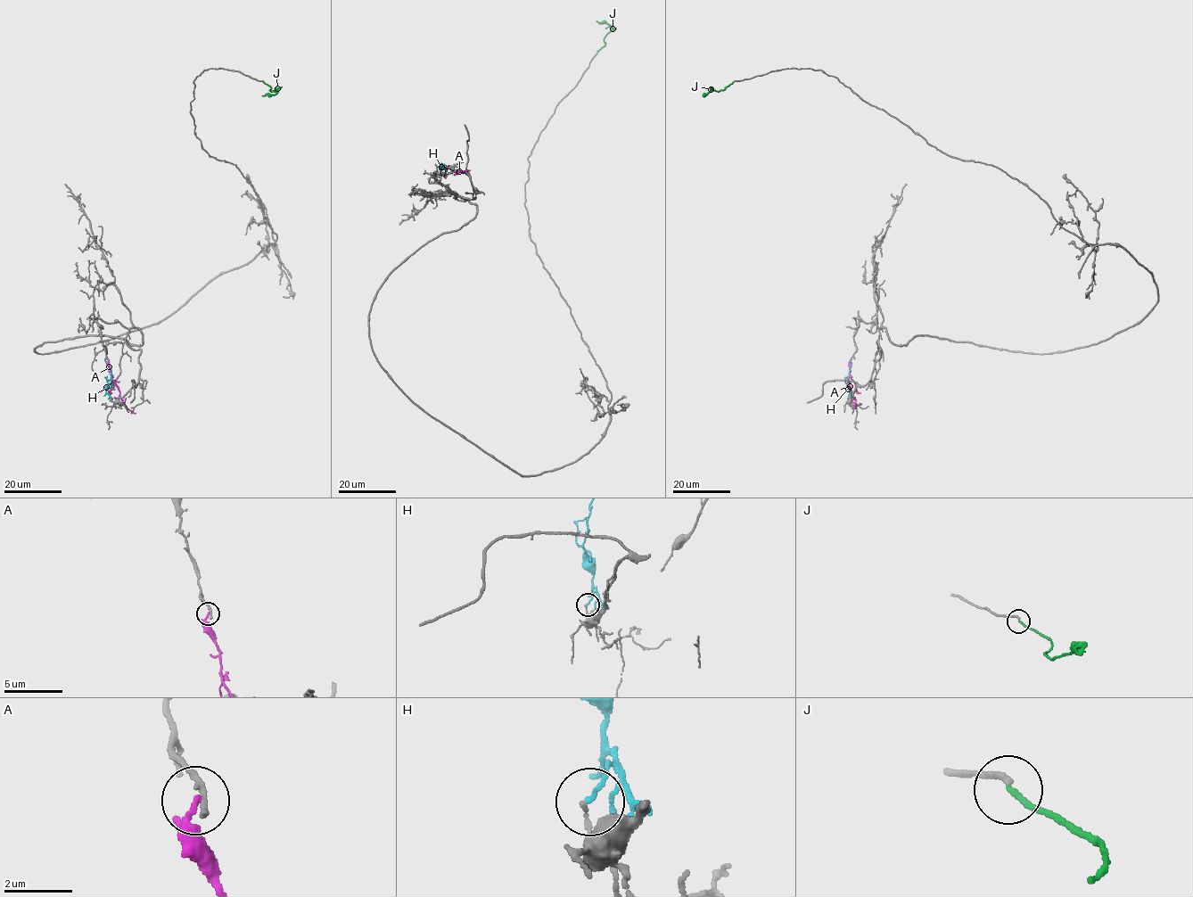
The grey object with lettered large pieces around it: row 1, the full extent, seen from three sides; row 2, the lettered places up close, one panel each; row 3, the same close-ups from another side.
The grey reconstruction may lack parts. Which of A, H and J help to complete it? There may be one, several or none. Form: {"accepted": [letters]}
{"accepted": ["J"]}

